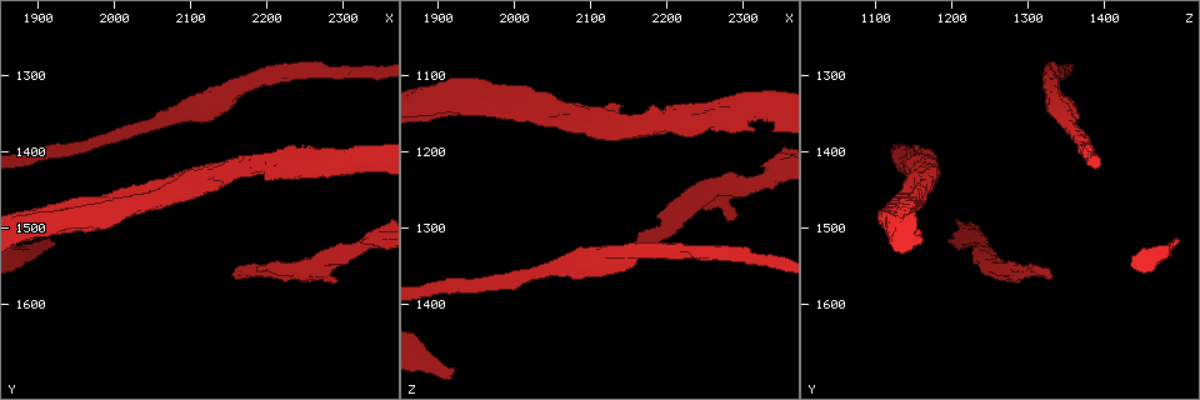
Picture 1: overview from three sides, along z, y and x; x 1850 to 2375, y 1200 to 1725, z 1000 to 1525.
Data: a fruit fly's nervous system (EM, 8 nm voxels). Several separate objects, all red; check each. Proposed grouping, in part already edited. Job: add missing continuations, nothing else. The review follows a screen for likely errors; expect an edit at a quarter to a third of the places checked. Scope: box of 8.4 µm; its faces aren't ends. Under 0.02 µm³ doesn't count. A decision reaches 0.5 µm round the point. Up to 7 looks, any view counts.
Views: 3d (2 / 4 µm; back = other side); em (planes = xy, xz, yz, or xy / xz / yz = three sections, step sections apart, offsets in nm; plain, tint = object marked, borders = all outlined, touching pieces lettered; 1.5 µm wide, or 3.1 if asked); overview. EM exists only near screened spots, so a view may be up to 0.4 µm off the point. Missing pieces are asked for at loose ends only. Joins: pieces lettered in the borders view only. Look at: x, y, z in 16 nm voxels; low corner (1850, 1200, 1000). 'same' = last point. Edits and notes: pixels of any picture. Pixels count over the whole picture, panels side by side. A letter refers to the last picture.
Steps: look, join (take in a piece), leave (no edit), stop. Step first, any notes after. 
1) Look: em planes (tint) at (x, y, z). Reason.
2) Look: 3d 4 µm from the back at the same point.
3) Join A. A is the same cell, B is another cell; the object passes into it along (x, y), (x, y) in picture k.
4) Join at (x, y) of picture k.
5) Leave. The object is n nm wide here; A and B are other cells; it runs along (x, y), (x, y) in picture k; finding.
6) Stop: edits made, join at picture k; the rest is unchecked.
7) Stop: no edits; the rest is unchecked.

Look: 3d 2 µm from the back at (2340, 1395, 1115). Stops while still wide.

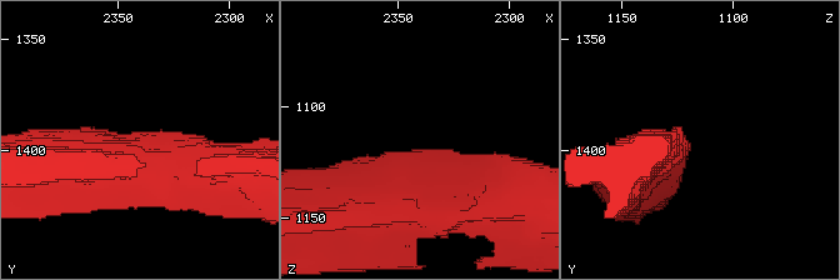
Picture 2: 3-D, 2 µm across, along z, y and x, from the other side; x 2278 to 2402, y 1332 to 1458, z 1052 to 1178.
Look: em planes (borders) at (2341, 1396, 1119). Now the EM.

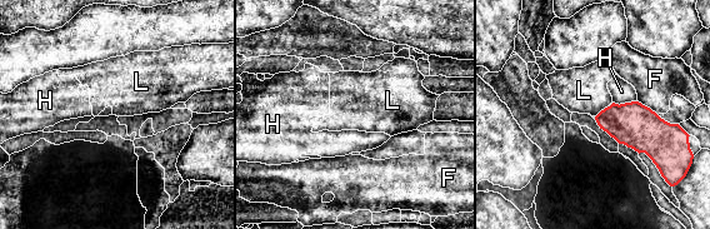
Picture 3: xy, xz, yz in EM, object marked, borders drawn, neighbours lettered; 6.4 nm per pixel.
Leave. F, H and L are other cells; a border runs along (608, 105), (595, 117) in picture 3; none of them fits.

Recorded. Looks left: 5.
Look: em planes (plain) at (2285, 1565, 1290). Branch stops here.

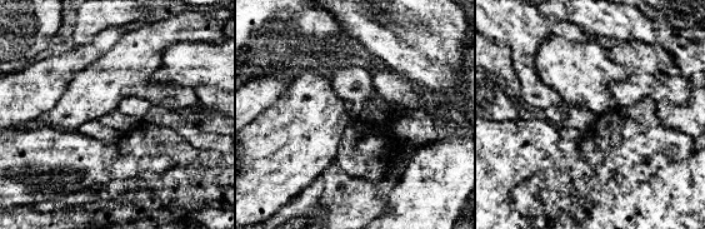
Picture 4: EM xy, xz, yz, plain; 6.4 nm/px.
Look: em planes (borders) at the same point.

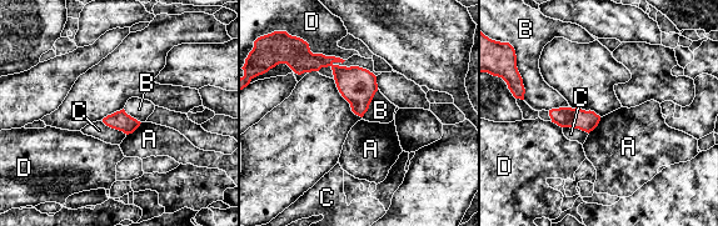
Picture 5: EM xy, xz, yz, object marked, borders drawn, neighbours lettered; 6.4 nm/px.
Leave. A, B, C and D are other cells; a border runs along (378, 89), (368, 110), (362, 116) in picture 5; none of them fits.

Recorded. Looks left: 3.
Look: 3d 4 µm at (2165, 1550, 1325). Free end.

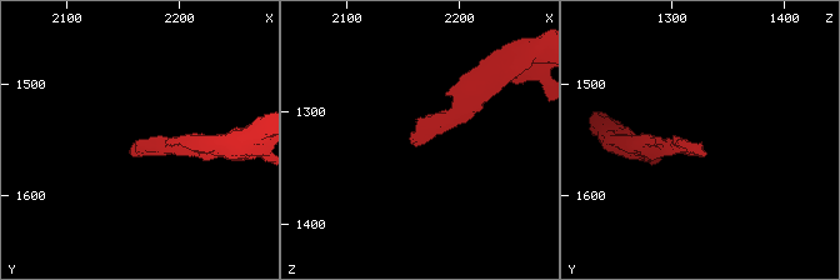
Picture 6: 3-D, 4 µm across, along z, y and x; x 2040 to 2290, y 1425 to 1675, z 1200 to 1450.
Look: em 3.1 µm planes (borders) at (2158, 1554, 1326).

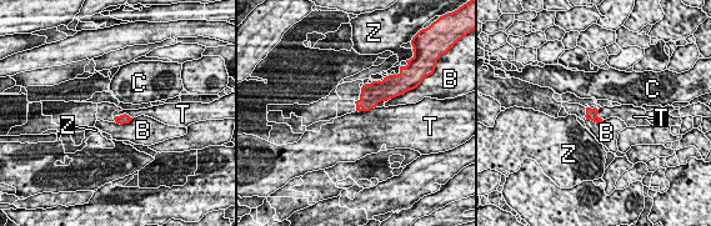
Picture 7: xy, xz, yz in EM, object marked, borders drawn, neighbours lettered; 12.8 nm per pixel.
Leave. The object is 130 nm wide here; B, C, T and Z are other cells; a border runs along (114, 116), (128, 114), (133, 117) in picture 7; no lettered piece goes on from it.

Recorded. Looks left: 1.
Stop: no edits; the rest is unchecked.

